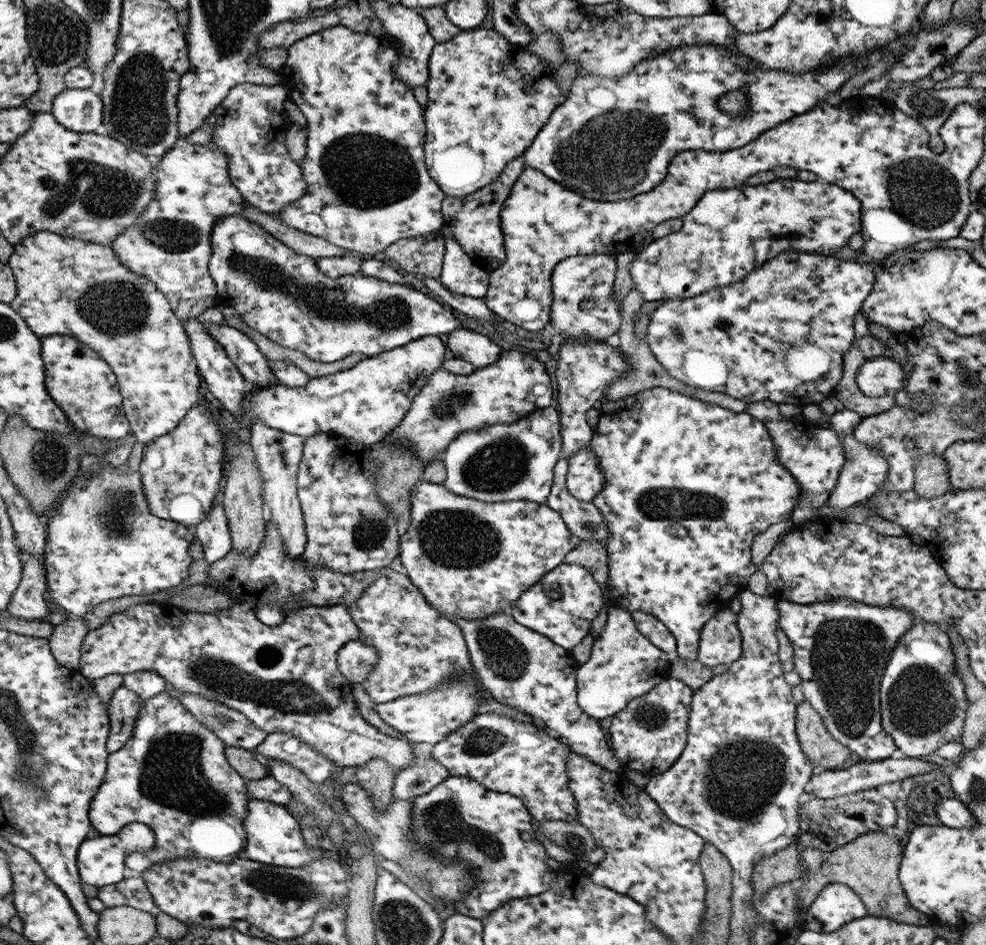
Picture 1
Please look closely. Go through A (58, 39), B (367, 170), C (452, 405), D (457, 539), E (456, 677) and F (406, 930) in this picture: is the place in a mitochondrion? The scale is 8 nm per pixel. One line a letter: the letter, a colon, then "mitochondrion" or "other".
A: mitochondrion
B: mitochondrion
C: mitochondrion
D: mitochondrion
E: other
F: mitochondrion

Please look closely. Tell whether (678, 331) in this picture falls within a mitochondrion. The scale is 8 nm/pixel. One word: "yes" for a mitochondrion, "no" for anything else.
yes

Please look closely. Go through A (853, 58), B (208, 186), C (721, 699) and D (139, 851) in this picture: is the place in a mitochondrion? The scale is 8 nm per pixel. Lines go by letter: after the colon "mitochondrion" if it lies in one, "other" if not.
A: other
B: other
C: other
D: other

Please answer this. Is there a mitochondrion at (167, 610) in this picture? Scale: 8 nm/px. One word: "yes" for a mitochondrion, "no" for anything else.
no

